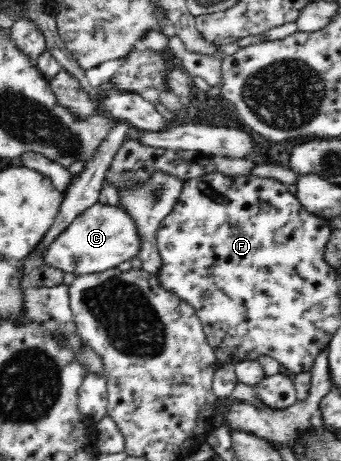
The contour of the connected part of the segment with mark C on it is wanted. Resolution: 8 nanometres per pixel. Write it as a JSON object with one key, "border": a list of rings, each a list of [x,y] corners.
{"border":[[[95,203],[84,210],[63,232],[37,249],[38,264],[63,272],[86,275],[117,267],[138,254],[139,235],[133,219],[118,206]]]}

